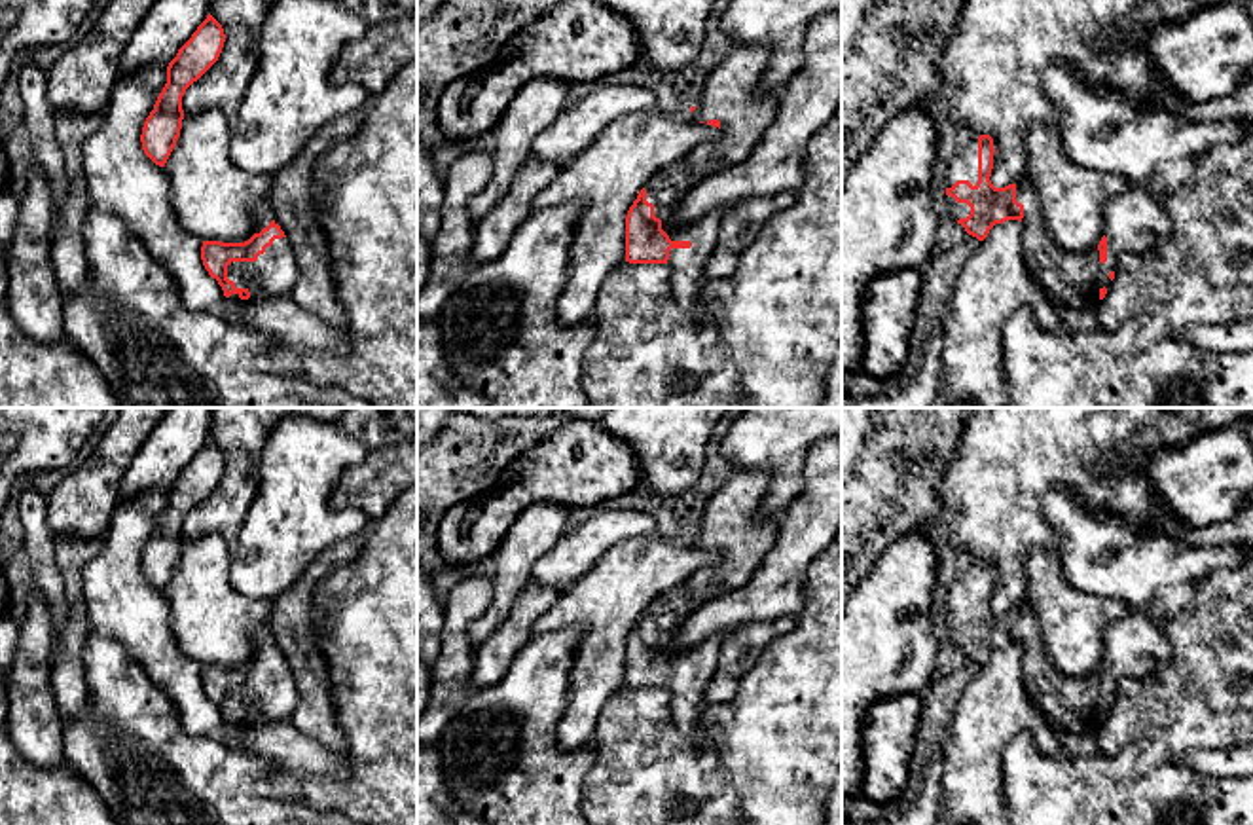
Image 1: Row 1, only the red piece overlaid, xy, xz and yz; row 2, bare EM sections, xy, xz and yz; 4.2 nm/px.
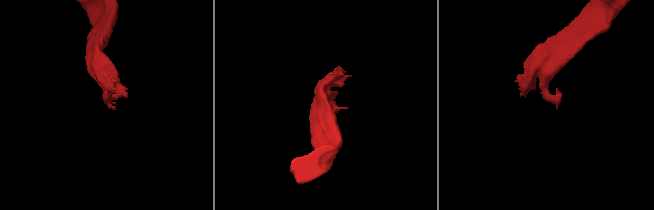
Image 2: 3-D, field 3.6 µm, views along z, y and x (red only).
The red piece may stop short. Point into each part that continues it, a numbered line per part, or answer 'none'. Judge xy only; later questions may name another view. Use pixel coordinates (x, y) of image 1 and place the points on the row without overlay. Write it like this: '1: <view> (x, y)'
1: xy (275, 696)

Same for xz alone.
1: xz (732, 518)

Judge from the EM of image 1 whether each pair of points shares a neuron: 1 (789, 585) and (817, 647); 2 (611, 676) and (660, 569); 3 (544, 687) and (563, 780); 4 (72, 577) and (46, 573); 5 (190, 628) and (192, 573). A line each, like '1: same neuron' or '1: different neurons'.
1: different neurons
2: same neuron
3: same neuron
4: different neurons
5: same neuron

